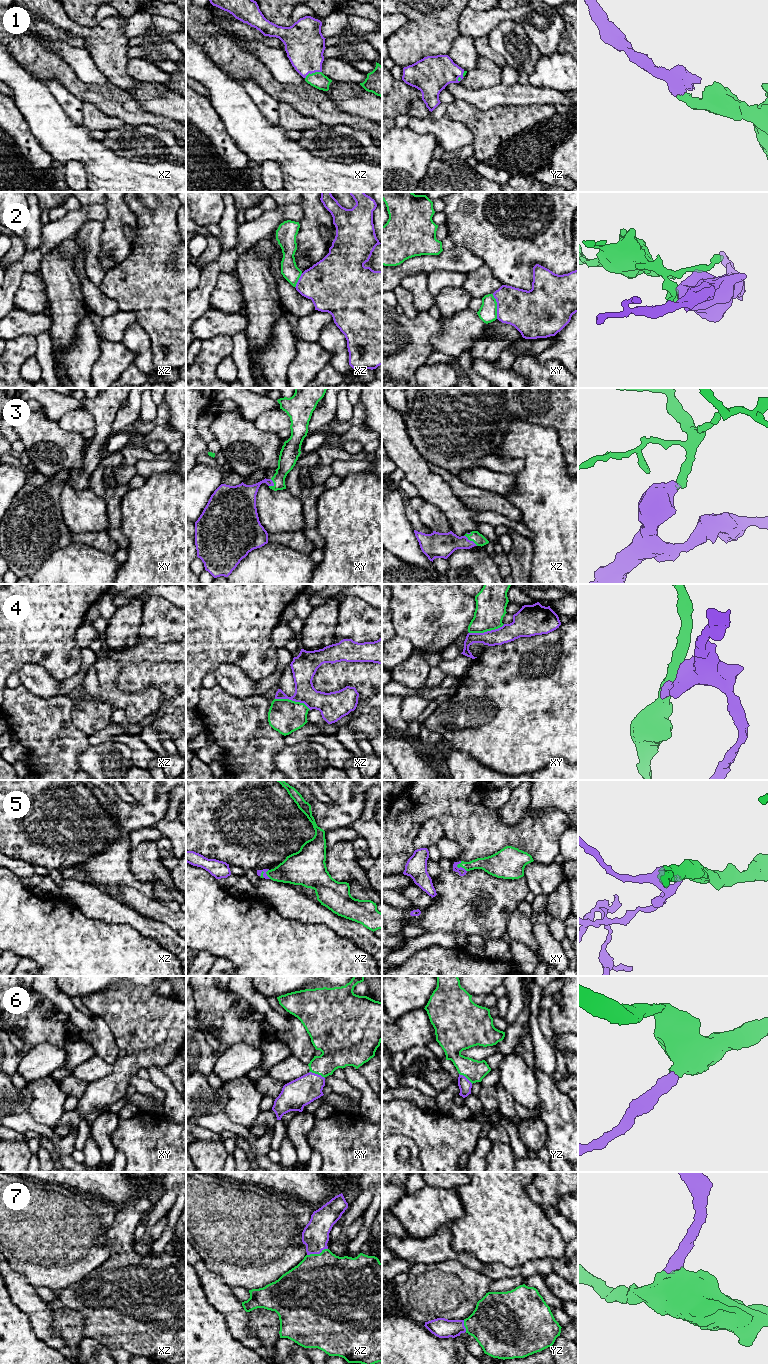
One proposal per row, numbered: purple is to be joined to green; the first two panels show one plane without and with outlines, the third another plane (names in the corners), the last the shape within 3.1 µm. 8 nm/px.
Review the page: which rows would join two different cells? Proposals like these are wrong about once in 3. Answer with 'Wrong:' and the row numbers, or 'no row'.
Wrong: 2, 4

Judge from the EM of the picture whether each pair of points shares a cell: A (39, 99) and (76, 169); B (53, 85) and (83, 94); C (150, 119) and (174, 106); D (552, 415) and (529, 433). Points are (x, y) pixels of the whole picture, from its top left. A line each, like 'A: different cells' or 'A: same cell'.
A: different cells
B: different cells
C: different cells
D: different cells

